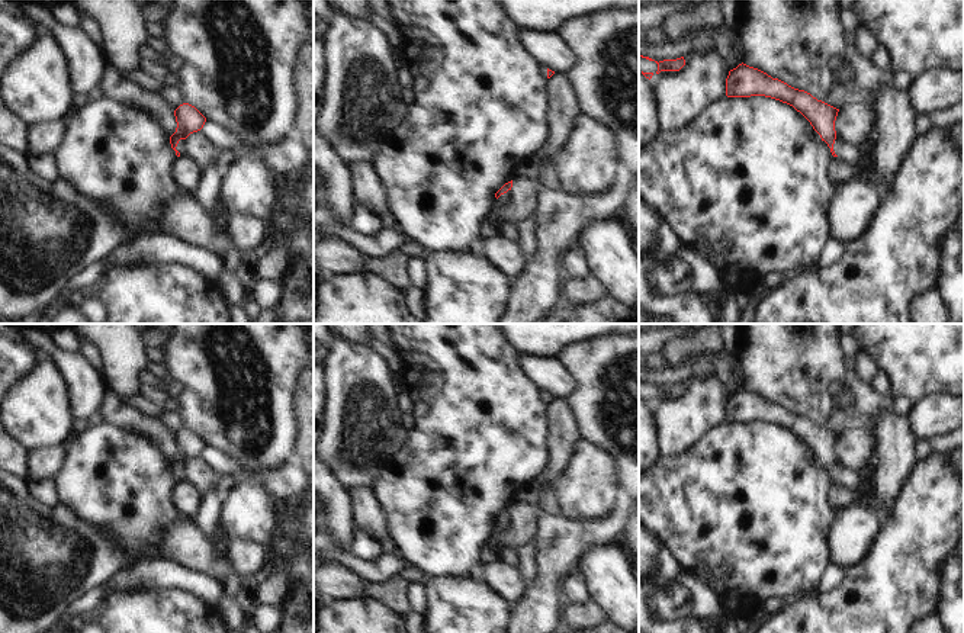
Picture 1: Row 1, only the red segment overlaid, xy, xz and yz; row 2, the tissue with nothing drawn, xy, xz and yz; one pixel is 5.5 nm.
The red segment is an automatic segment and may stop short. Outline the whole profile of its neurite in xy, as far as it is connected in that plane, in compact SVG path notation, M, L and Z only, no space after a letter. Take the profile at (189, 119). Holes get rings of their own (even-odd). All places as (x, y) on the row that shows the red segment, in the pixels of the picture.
M183 103L174 110L177 128L170 136L171 148L176 155L186 155L187 141L186 138L203 128L206 118L192 105Z

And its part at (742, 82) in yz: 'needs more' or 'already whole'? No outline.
needs more

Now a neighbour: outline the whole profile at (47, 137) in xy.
M55 121L52 123L41 123L30 126L29 155L41 155L45 151L58 150L64 144L67 132L67 121Z

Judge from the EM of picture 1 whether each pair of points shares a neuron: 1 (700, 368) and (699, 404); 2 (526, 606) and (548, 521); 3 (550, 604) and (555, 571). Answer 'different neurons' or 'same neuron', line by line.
1: different neurons
2: same neuron
3: same neuron

